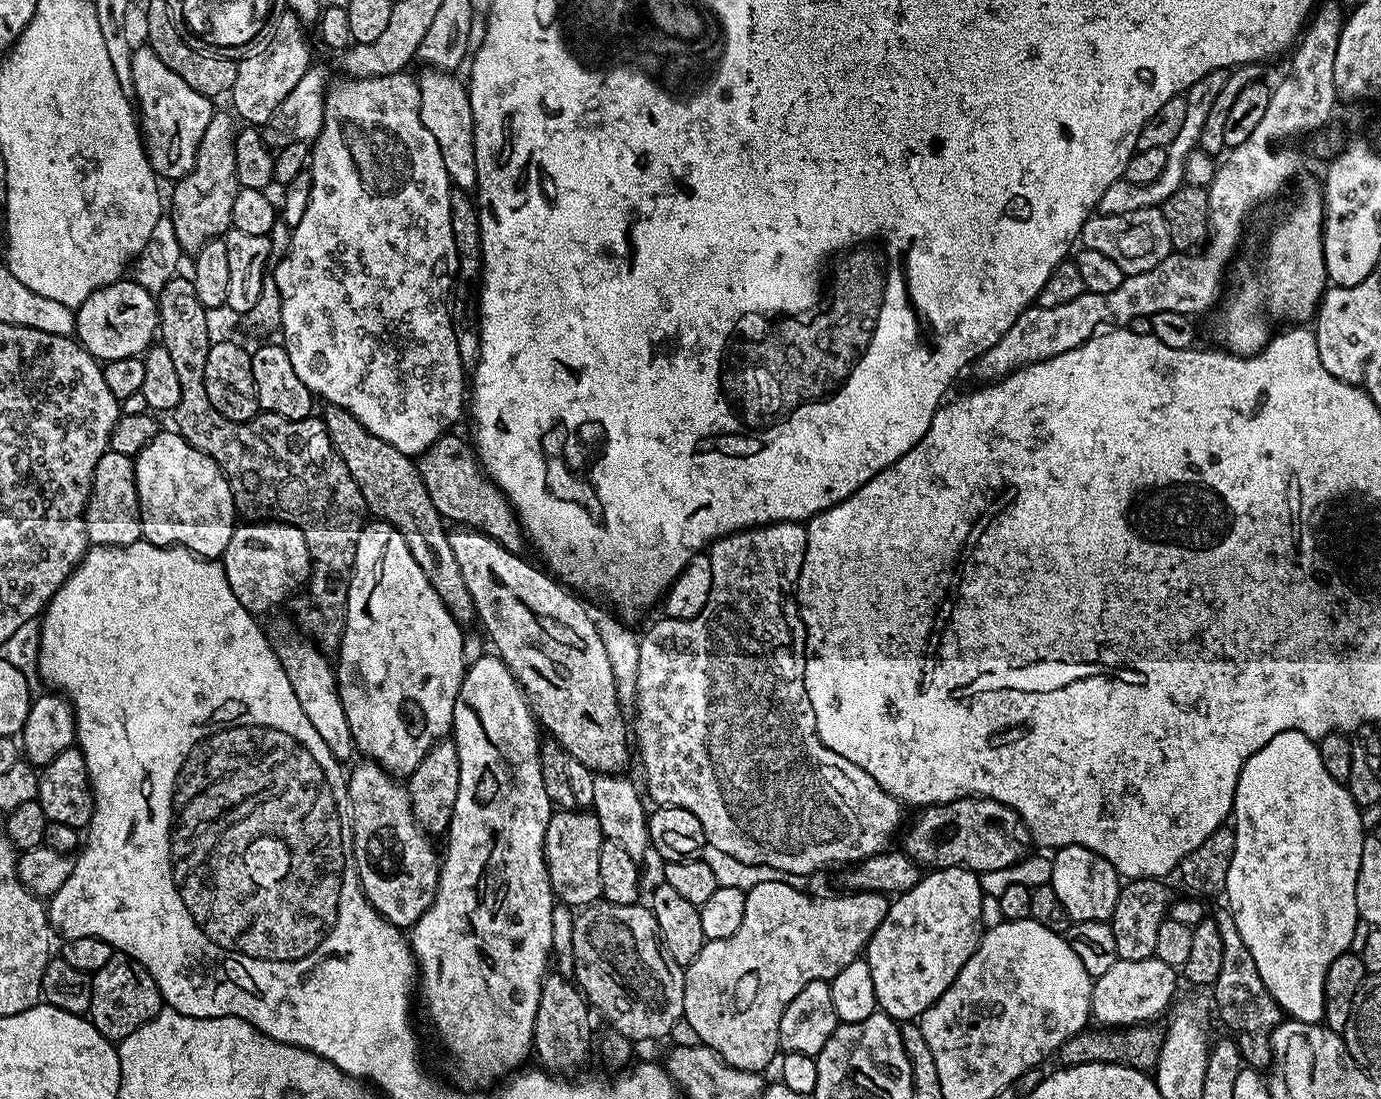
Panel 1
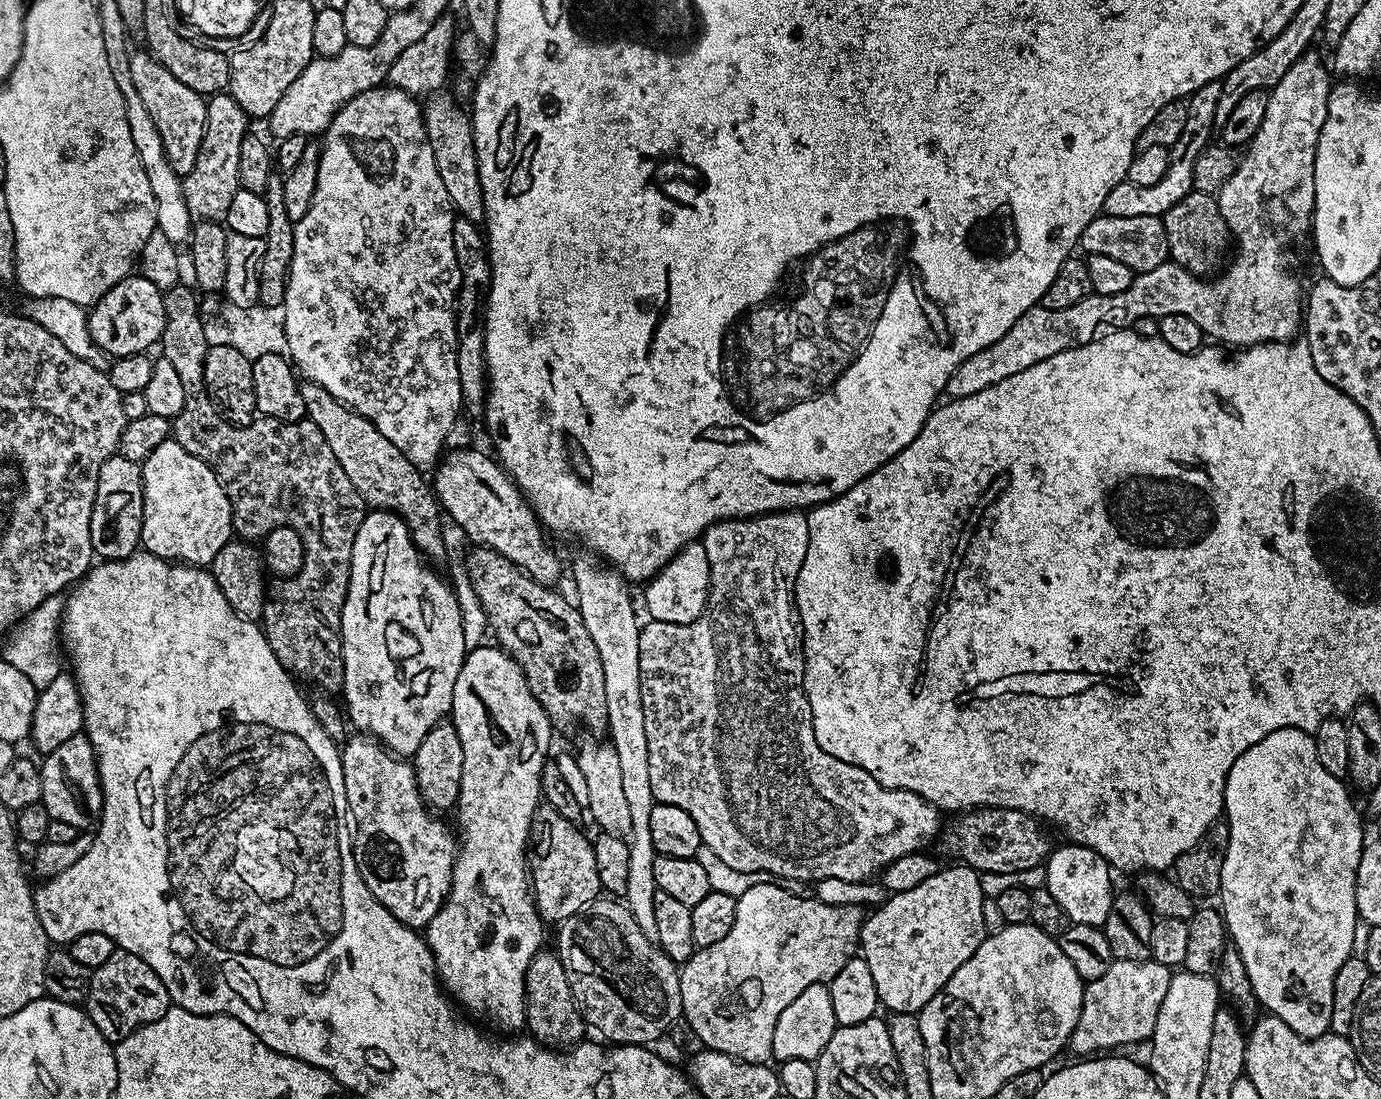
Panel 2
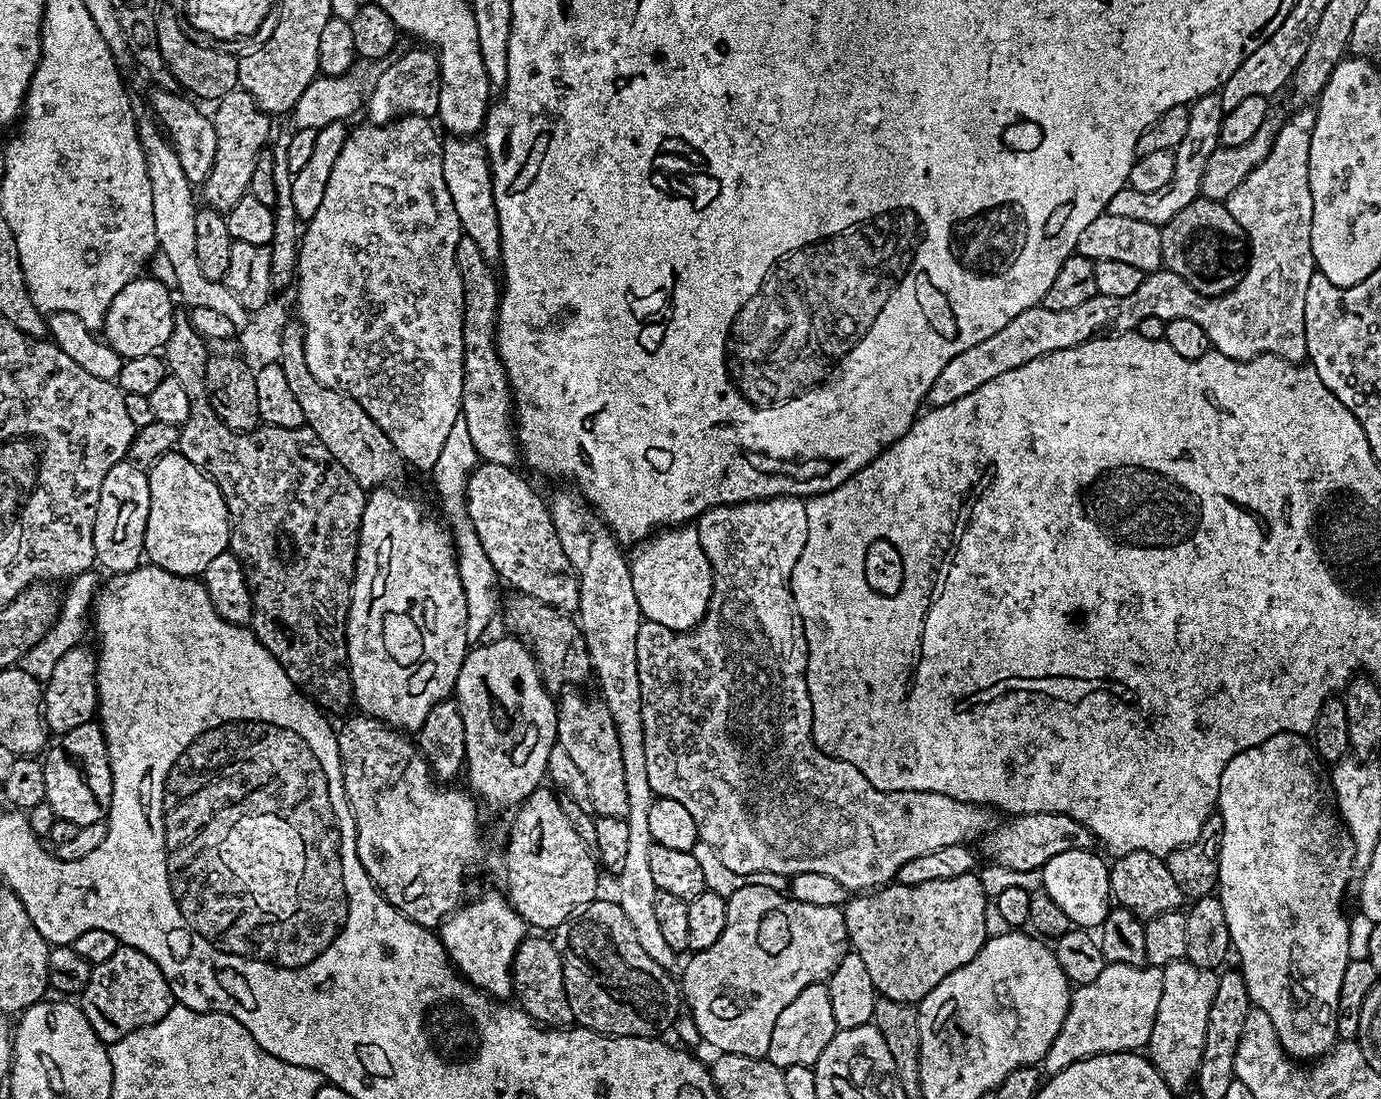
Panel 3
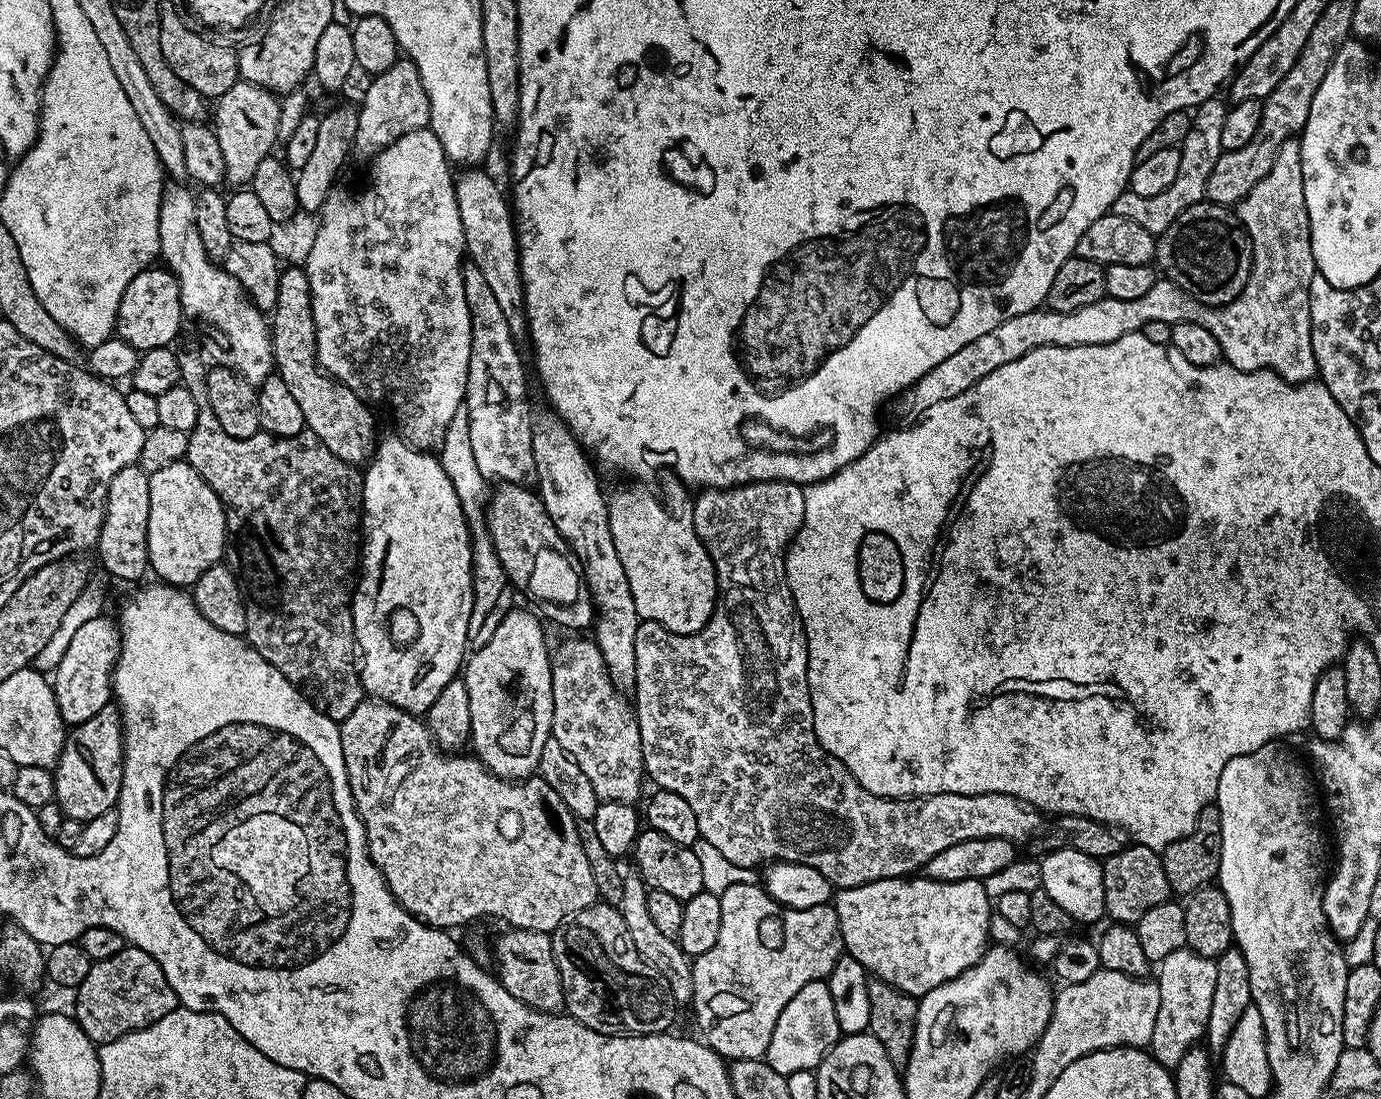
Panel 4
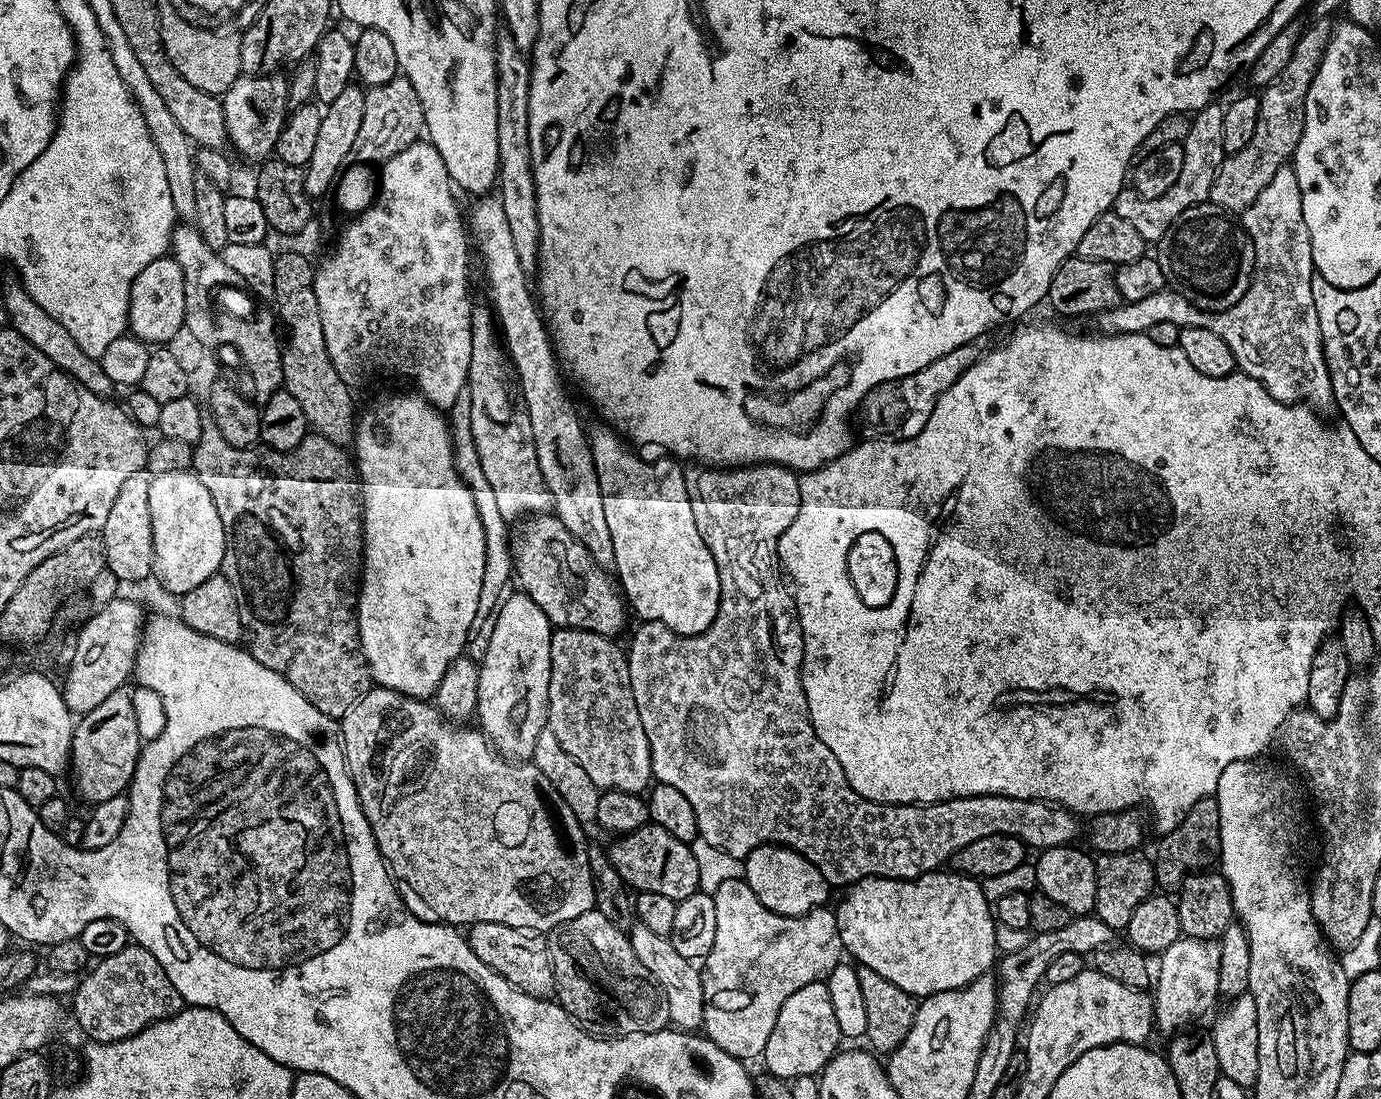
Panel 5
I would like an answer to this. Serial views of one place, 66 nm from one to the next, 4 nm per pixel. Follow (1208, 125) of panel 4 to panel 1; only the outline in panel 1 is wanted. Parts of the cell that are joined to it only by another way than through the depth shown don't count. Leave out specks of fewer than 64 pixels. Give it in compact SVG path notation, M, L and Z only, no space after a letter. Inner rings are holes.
M1219 68L1202 78L1198 78L1198 82L1194 82L1186 89L1183 93L1186 102L1186 123L1182 125L1178 138L1174 138L1174 142L1168 147L1166 170L1162 170L1162 174L1158 174L1158 178L1154 178L1154 182L1149 184L1134 187L1129 180L1123 178L1114 182L1114 186L1109 186L1106 189L1106 194L1102 194L1098 209L1099 215L1130 214L1130 210L1160 208L1166 202L1166 198L1170 198L1170 194L1174 194L1174 190L1182 187L1184 184L1184 159L1188 157L1190 150L1194 150L1199 145L1202 126L1206 122L1207 116L1210 115L1210 110L1214 107L1214 102L1218 99L1222 86L1226 86L1228 78L1229 73L1225 69Z

